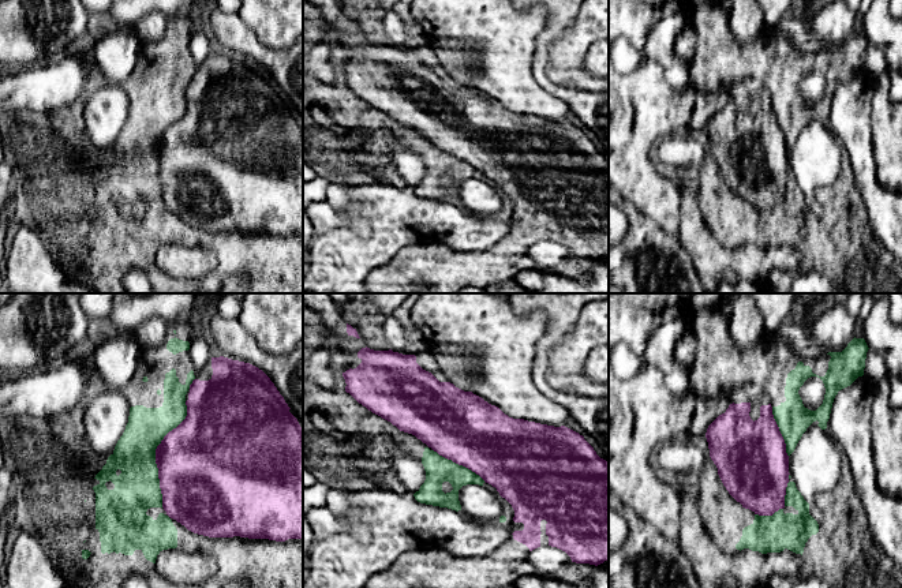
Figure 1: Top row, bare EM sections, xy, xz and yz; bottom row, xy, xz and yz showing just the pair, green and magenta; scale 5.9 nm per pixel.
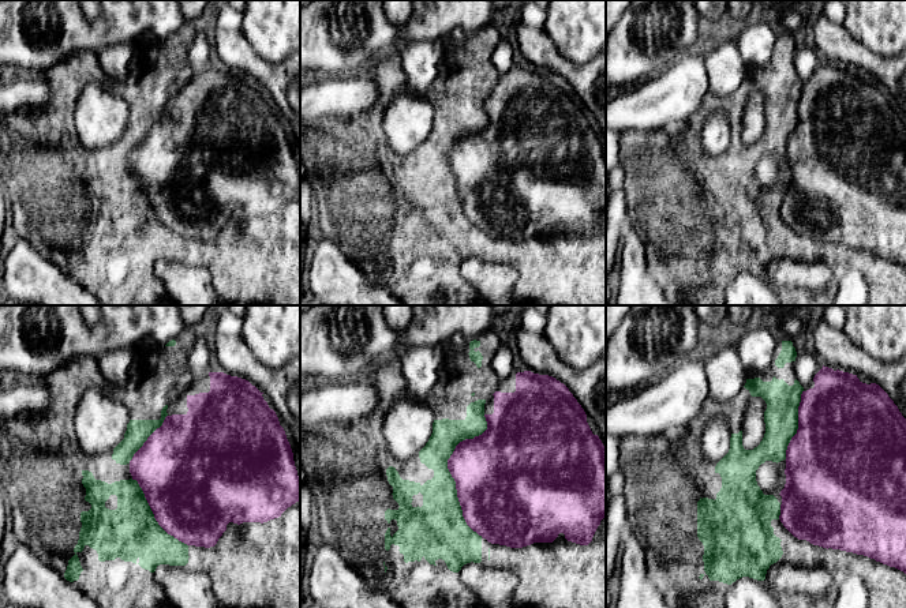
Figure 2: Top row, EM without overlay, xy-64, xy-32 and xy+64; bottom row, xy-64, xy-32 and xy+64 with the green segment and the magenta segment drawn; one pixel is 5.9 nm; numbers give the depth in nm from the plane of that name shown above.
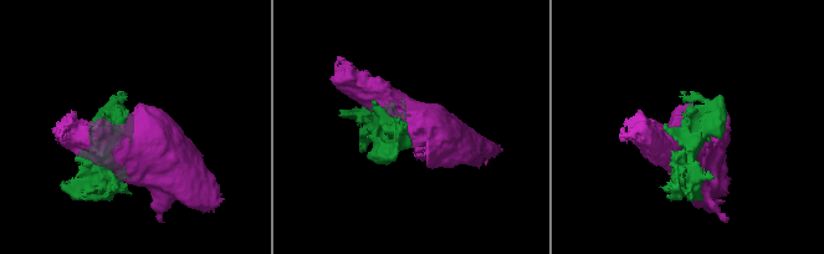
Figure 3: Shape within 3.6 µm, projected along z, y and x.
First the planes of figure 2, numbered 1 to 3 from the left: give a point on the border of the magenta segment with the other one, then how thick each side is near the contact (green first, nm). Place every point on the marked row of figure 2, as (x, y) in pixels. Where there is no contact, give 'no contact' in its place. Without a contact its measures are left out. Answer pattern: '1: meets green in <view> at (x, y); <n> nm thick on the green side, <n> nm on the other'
1: meets green in xy-64 at (153, 514); 320 nm thick on the green side, 500 nm on the other
2: meets green in xy-32 at (448, 470); 240 nm thick on the green side, 440 nm on the other
3: meets green in xy+64 at (797, 424); 200 nm thick on the green side, 500 nm on the other

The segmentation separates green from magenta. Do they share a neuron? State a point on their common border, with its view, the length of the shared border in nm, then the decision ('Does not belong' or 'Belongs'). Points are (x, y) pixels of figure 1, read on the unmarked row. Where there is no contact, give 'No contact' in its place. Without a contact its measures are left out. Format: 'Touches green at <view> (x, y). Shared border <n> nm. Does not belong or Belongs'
Touches green at xy (154, 148). Shared border 650 nm. Does not belong

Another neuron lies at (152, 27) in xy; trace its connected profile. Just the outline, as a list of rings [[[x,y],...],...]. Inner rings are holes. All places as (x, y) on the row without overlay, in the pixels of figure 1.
[[[150,12],[142,18],[134,29],[136,30],[138,40],[141,44],[157,42],[165,34],[165,27],[168,25],[168,18],[160,12]]]

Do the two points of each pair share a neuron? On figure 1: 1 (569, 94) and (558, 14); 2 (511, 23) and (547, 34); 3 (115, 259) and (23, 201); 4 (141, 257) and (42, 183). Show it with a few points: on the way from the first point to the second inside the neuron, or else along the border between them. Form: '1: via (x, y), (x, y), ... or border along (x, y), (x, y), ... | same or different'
1: via (547, 82), (541, 75), (541, 53), (547, 36) | same
2: border along (549, 14), (546, 26), (535, 41), (532, 64) | different
3: via (92, 259), (88, 259), (47, 218) | same
4: via (116, 232), (93, 209), (67, 208) | same

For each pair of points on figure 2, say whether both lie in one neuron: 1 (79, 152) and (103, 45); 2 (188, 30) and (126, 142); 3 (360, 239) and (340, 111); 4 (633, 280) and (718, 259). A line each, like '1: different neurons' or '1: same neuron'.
1: different neurons
2: same neuron
3: different neurons
4: different neurons

